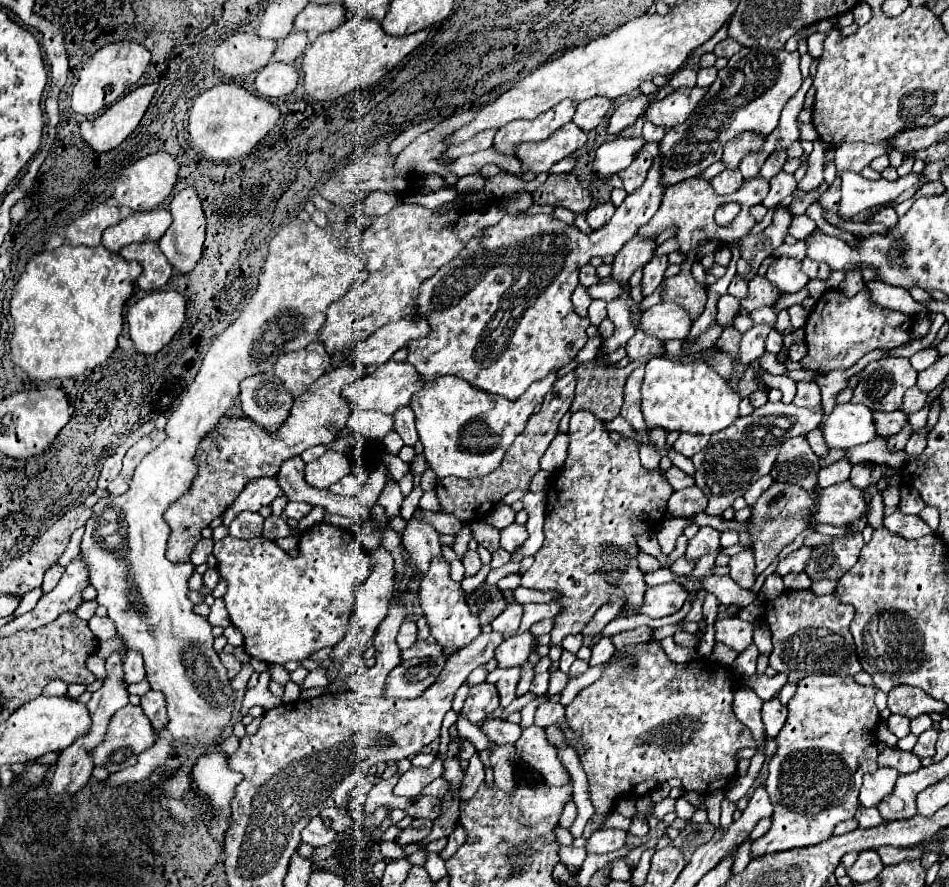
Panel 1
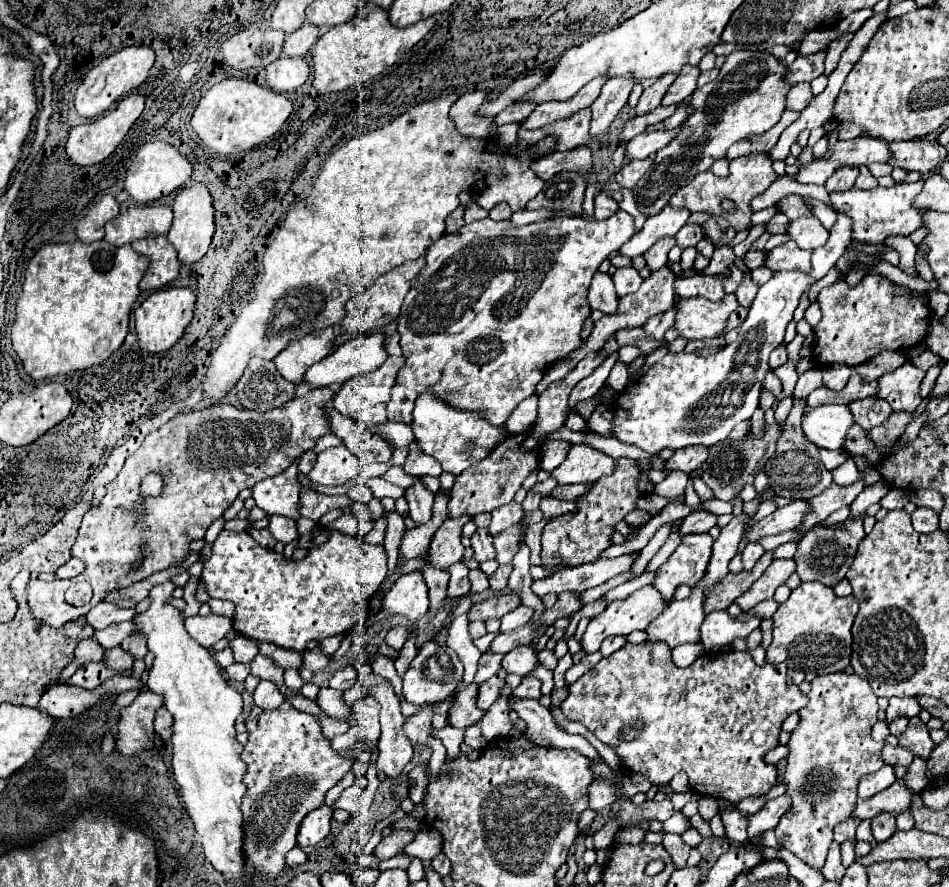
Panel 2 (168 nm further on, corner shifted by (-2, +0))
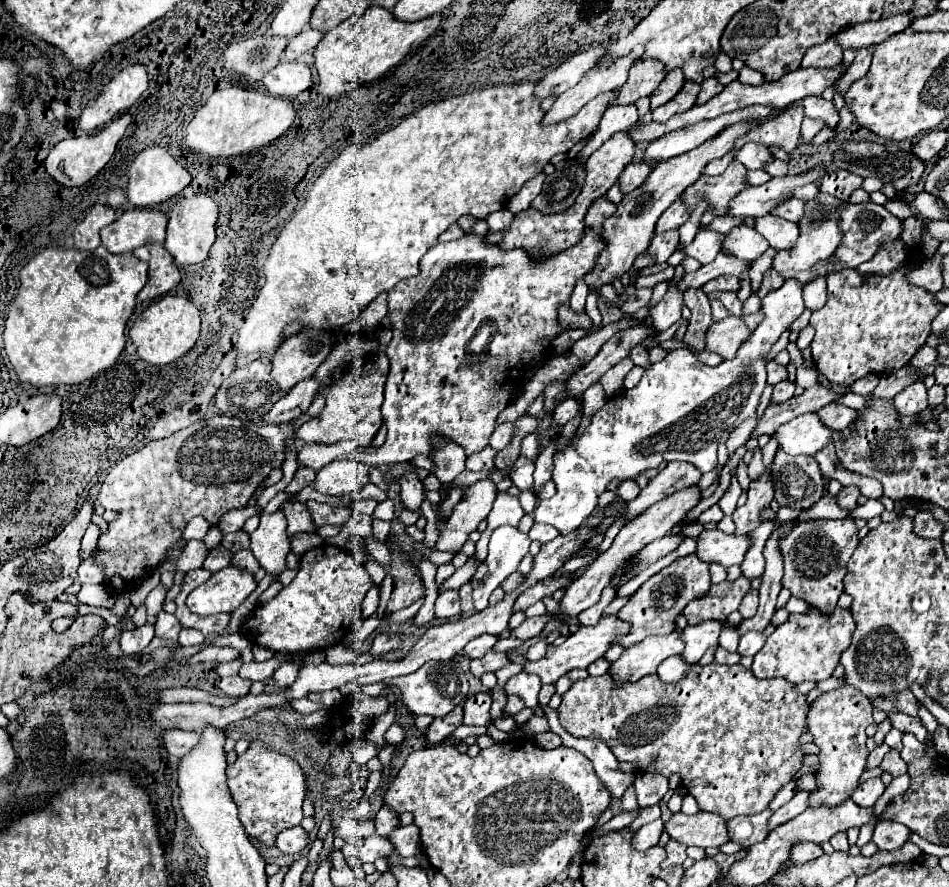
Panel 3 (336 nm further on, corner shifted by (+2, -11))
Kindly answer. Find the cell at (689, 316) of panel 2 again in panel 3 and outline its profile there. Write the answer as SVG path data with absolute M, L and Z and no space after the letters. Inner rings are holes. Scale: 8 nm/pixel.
M730 314L724 320L716 320L708 326L706 348L710 352L720 354L724 360L734 358L738 346L746 340L746 334L750 334L750 330L742 322L742 318L736 318Z

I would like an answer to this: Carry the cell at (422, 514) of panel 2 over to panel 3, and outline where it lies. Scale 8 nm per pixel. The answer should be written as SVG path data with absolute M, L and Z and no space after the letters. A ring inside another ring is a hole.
M408 472L400 480L400 500L410 512L418 512L422 516L422 500L424 500L424 486L416 472Z

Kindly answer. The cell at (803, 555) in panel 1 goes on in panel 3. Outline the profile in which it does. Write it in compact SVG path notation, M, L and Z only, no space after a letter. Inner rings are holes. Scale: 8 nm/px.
M750 590L750 592L744 596L738 612L740 612L744 618L750 618L750 616L754 616L756 610L758 610L758 590Z

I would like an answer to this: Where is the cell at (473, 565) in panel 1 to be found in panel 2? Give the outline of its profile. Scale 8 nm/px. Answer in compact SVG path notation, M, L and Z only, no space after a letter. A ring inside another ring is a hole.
M480 569L470 571L470 593L484 593L488 591L488 575L484 575Z

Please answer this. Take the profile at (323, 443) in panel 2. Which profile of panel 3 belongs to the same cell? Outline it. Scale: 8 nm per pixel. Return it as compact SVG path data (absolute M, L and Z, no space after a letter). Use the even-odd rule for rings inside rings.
M284 502L280 506L280 510L284 512L286 520L288 520L288 534L298 534L298 532L314 532L316 526L312 524L310 512L306 510L306 506L302 502Z

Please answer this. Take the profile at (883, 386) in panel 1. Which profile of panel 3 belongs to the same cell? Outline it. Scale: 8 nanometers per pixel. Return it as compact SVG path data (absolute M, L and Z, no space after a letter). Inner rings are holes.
M914 382L914 384L906 386L902 392L898 392L892 398L892 402L900 416L914 416L914 414L922 412L924 408L928 408L926 386L922 382Z

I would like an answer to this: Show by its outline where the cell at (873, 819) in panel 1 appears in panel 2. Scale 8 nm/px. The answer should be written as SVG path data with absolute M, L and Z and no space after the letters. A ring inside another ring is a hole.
M882 813L882 815L876 815L872 819L872 835L874 839L880 843L880 841L886 841L888 837L892 837L896 833L896 817L890 815L890 813Z

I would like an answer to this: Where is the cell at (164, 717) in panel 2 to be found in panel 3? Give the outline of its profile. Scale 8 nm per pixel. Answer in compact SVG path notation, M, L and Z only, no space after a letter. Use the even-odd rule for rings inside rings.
M164 730L162 734L164 738L164 748L168 754L182 758L188 750L194 748L194 744L198 742L198 734L196 732L186 732L186 730Z

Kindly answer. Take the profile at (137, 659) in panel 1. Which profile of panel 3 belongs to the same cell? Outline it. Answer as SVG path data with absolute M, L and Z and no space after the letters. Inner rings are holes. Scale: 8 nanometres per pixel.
M144 624L134 630L124 630L120 634L120 648L126 656L140 654L152 642L152 638L154 638L154 626L150 624Z

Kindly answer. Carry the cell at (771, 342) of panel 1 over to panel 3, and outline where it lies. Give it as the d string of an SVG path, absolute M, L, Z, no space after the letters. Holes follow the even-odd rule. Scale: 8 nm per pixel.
M770 360L770 362L766 364L766 370L768 370L768 384L772 384L772 386L788 378L786 368L784 368L784 366L780 366L780 364L776 364L774 360Z

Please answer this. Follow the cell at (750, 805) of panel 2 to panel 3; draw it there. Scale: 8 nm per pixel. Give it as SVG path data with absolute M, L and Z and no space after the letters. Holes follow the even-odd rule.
M792 780L792 782L788 782L788 784L786 784L778 794L776 794L776 798L770 802L768 810L772 810L772 812L774 812L774 810L778 810L782 804L786 804L786 802L794 796L794 792L796 792L796 788L792 788L792 786L796 786L796 782L794 782L794 780Z

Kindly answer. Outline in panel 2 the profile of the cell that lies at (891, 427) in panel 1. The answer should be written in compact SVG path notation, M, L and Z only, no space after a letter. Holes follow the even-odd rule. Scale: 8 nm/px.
M878 397L860 399L858 403L850 403L848 407L850 407L850 413L854 415L854 421L864 429L872 429L880 425L892 413L892 407Z

